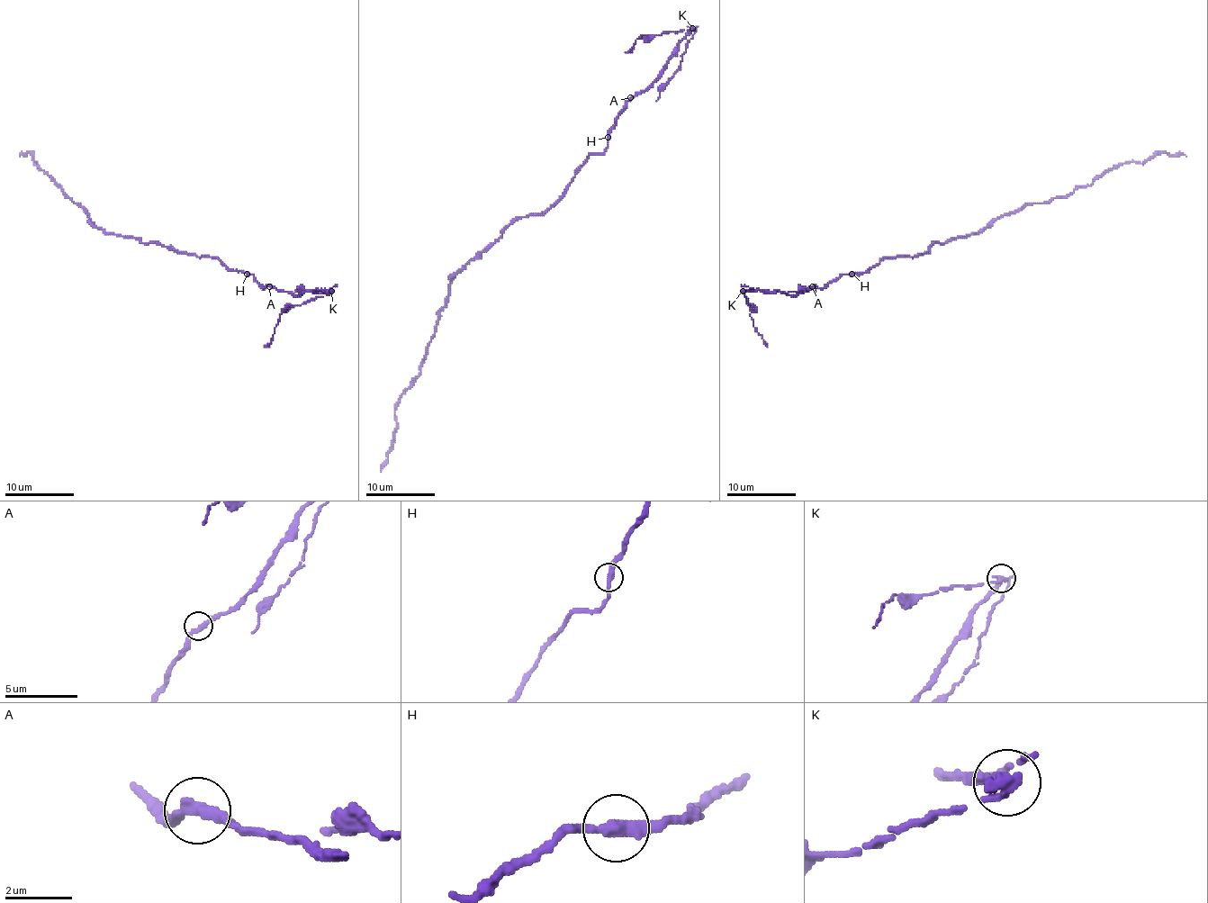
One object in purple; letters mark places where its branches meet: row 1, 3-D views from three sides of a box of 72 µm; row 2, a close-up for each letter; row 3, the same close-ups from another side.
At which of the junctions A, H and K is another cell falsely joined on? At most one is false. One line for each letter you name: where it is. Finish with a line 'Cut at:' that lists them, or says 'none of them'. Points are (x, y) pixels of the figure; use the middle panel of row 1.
K: Place: (692, 28)
Cut at: K

